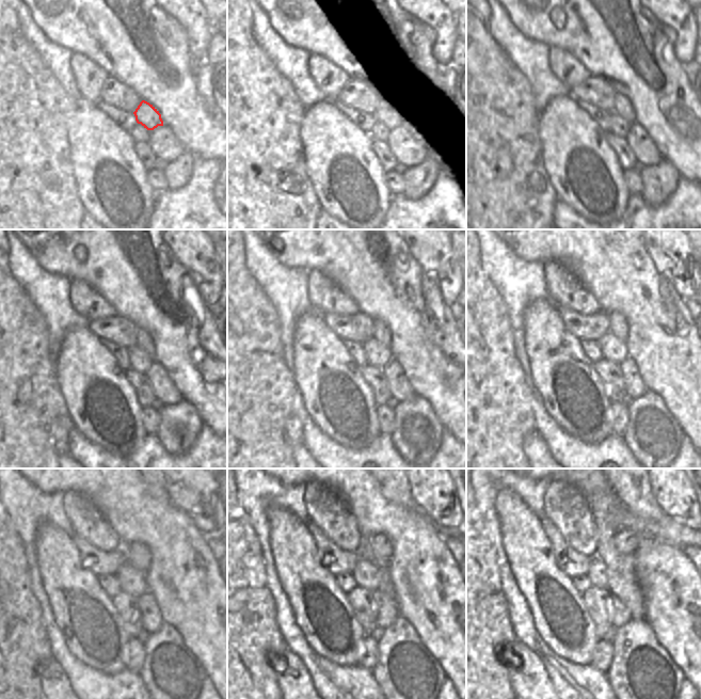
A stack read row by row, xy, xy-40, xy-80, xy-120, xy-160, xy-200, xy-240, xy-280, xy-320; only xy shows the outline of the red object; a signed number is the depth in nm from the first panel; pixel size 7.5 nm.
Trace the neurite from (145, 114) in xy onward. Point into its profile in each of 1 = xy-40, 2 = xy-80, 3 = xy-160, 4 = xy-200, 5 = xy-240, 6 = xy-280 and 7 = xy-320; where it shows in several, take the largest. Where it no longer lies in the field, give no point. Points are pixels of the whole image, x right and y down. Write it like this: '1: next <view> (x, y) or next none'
1: next xy-40 (385, 112)
2: next xy-80 (622, 106)
3: next xy-160 (381, 332)
4: next xy-200 (618, 326)
5: next xy-240 (138, 554)
6: next xy-280 (379, 546)
7: next xy-320 (625, 541)

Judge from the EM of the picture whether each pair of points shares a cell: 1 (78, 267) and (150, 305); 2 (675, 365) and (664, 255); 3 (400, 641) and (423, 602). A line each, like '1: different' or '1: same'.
1: same
2: different
3: different

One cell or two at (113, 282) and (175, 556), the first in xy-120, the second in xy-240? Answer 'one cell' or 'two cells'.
one cell

